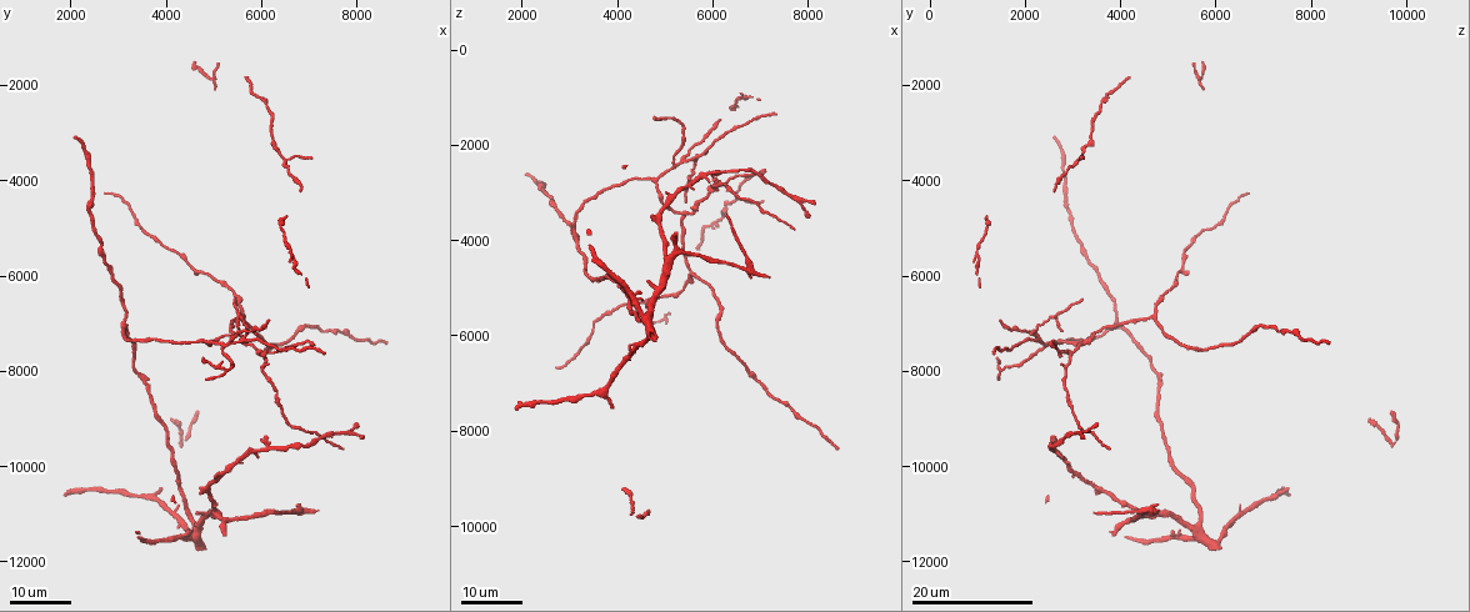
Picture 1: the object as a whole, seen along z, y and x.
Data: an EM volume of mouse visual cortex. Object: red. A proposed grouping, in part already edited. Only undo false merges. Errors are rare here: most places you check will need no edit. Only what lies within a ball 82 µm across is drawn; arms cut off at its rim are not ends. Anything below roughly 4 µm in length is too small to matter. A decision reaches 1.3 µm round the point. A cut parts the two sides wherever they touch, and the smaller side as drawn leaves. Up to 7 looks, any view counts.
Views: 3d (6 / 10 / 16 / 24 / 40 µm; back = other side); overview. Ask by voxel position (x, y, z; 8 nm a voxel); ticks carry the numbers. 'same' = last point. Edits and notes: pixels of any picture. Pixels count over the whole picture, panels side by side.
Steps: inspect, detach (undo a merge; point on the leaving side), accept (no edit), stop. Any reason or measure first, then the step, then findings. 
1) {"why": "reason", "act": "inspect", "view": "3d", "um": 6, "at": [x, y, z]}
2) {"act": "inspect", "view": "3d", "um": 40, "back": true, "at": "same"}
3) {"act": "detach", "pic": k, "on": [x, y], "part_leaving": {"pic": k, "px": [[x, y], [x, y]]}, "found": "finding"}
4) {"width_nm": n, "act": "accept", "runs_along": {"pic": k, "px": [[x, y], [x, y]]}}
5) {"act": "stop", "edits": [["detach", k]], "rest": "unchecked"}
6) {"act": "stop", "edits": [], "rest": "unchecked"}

{"why": "arms part here", "act": "inspect", "view": "3d", "um": 16, "at": [5650, 7300, 2250]}

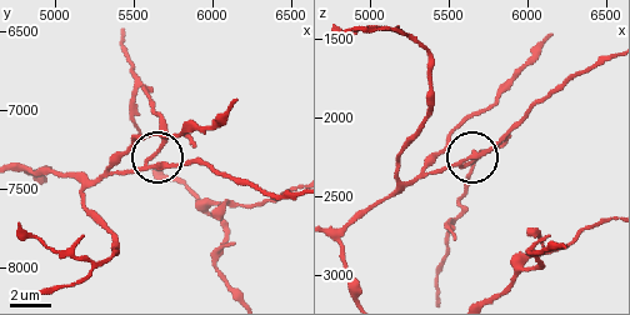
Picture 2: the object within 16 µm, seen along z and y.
{"act": "inspect", "view": "3d", "um": 10, "at": [5640, 7300, 2280]}

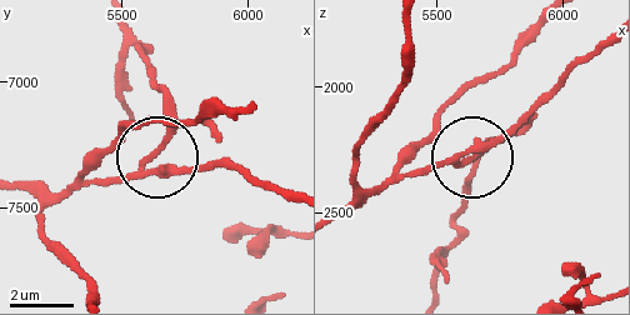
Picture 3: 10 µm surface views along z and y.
{"act": "detach", "pic": 3, "on": [168, 133], "found": "a second neuron is stuck on"}

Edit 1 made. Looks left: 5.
{"act": "inspect", "view": "overview"}

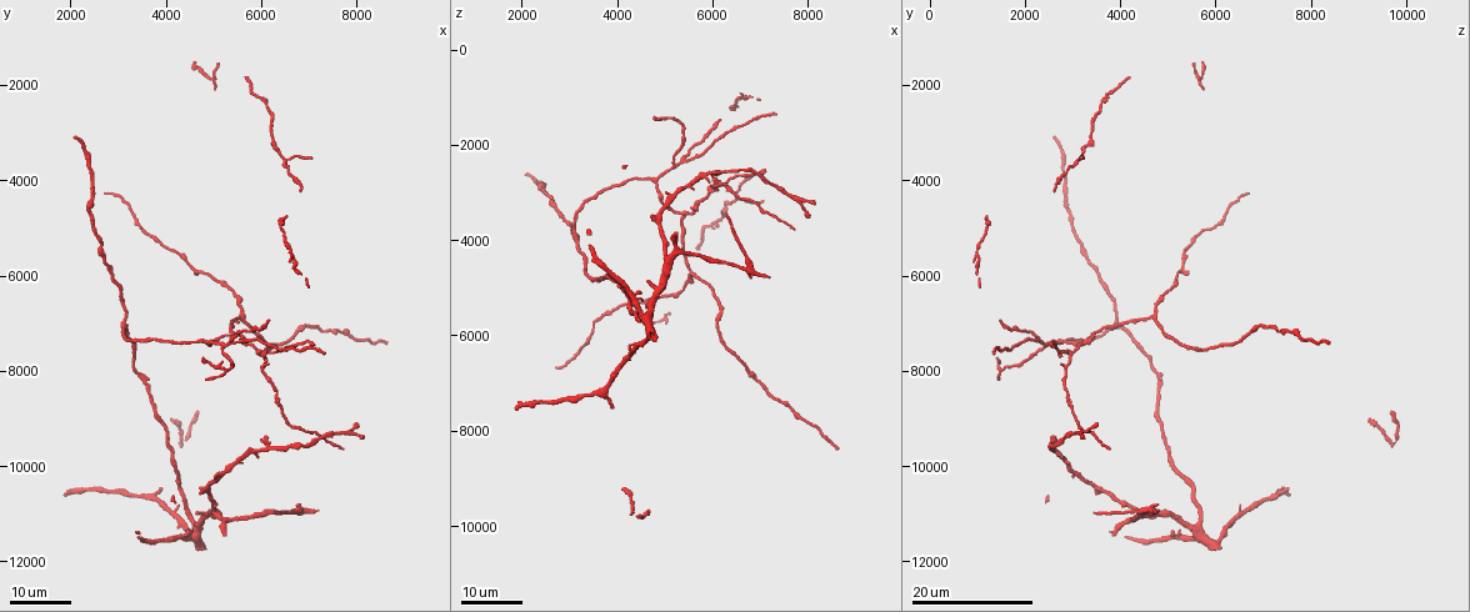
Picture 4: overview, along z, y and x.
{"act": "inspect", "view": "3d", "um": 16, "at": [5000, 10950, 4300]}

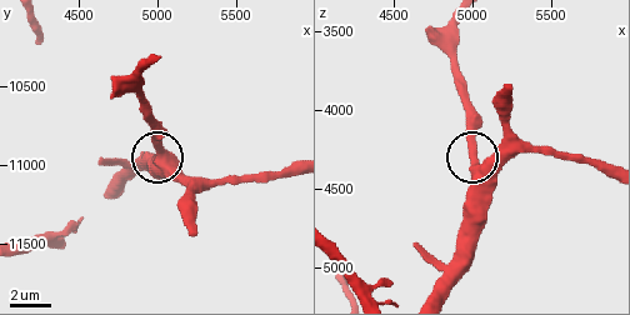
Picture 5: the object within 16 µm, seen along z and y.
{"act": "inspect", "view": "3d", "um": 10, "at": [5020, 10940, 4380]}

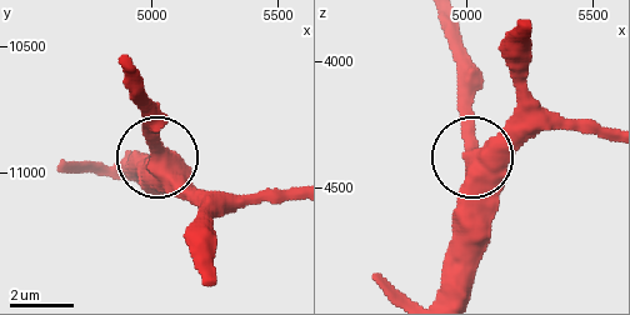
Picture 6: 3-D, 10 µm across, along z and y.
{"side_arm_um": 25, "act": "accept", "found": "one neuron here"}

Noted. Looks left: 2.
{"why": "three-way junction", "act": "inspect", "view": "3d", "um": 24, "at": [5350, 7150, 3500]}

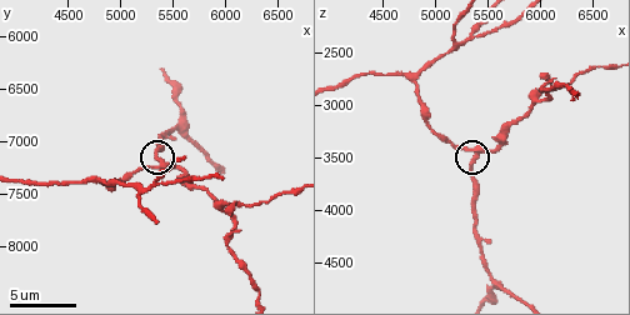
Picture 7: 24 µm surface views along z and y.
{"why": "zoom in", "act": "inspect", "view": "3d", "um": 10, "at": [5400, 7180, 3480]}

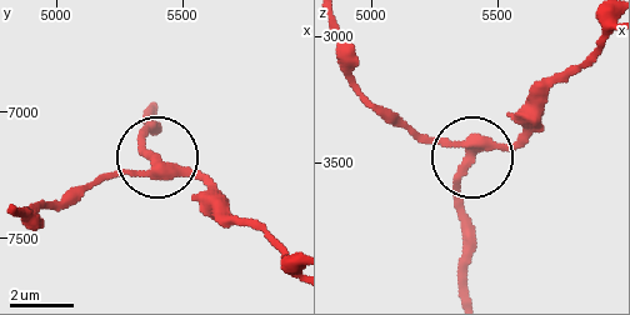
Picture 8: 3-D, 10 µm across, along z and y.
{"act": "accept", "runs_along": {"pic": 8, "px": [[336, 43], [371, 100], [471, 154], [539, 119]]}, "found": "one neuron here"}

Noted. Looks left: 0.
{"act": "stop", "edits": [["detach", 3]], "rest": "unchecked"}

